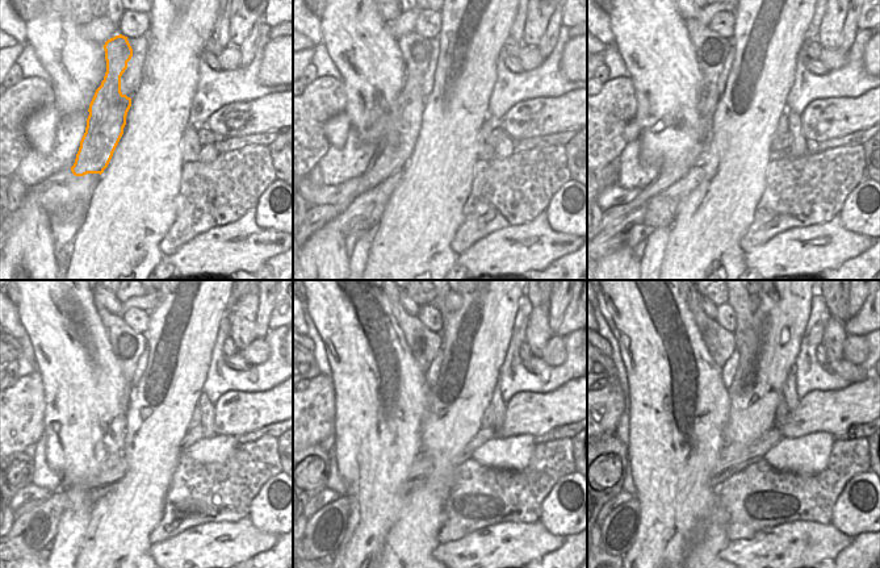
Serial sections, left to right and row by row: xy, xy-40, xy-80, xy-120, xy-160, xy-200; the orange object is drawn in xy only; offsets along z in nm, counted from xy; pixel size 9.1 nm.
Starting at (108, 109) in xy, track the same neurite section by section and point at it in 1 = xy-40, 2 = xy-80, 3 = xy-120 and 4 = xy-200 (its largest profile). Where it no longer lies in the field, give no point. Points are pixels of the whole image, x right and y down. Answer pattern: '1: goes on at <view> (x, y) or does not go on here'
1: goes on at xy-40 (394, 149)
2: goes on at xy-80 (711, 49)
3: goes on at xy-120 (128, 345)
4: goes on at xy-200 (721, 343)

